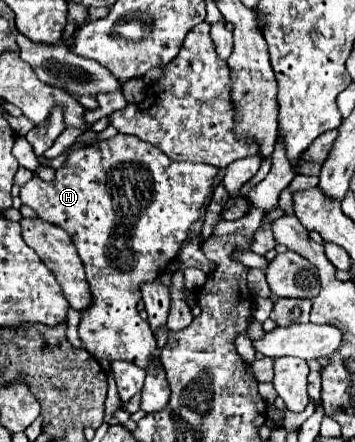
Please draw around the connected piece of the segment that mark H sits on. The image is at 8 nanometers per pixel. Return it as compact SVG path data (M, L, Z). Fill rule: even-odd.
M114 135L106 141L84 145L72 151L62 167L56 169L54 181L42 181L36 175L22 185L22 203L32 207L40 219L62 227L72 243L76 243L78 255L86 269L86 279L92 291L92 305L86 313L82 313L82 321L78 327L80 339L96 359L108 357L108 361L124 359L138 363L138 367L146 369L150 355L156 351L154 333L138 315L138 301L142 281L154 281L160 277L168 265L176 259L184 239L186 229L198 219L200 207L206 197L210 197L210 181L218 169L204 163L176 163L166 157L158 147L134 137L134 135Z

